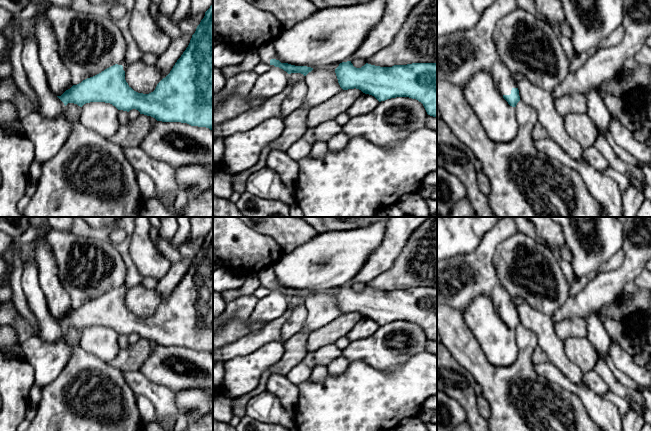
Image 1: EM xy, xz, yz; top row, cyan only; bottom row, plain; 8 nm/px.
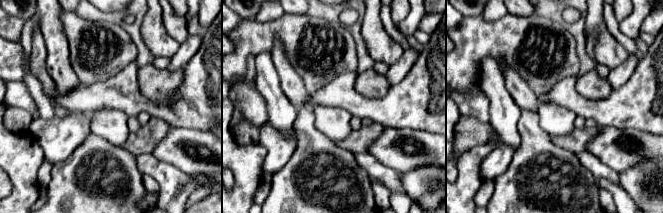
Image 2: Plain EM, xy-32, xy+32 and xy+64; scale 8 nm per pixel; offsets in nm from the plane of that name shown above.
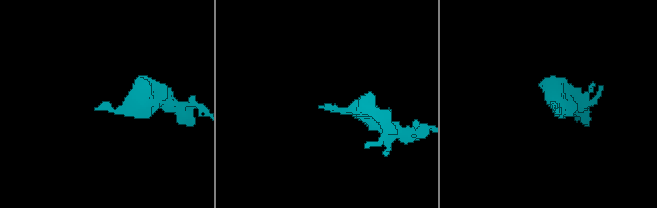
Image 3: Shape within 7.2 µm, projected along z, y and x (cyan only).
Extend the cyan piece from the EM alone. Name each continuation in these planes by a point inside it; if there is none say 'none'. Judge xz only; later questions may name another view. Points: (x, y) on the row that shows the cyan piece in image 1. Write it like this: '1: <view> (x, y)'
1: xz (266, 52)

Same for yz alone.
1: yz (503, 80)

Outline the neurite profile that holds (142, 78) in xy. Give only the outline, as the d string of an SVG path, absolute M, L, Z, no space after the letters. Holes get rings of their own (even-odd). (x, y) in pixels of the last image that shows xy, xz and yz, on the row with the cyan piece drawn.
M139 60L128 65L125 70L125 80L134 91L149 94L168 74L161 73L155 65L150 66Z

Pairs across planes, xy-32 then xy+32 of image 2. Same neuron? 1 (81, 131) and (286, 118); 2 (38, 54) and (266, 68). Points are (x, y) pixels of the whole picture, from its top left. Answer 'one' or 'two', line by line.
1: two
2: one

